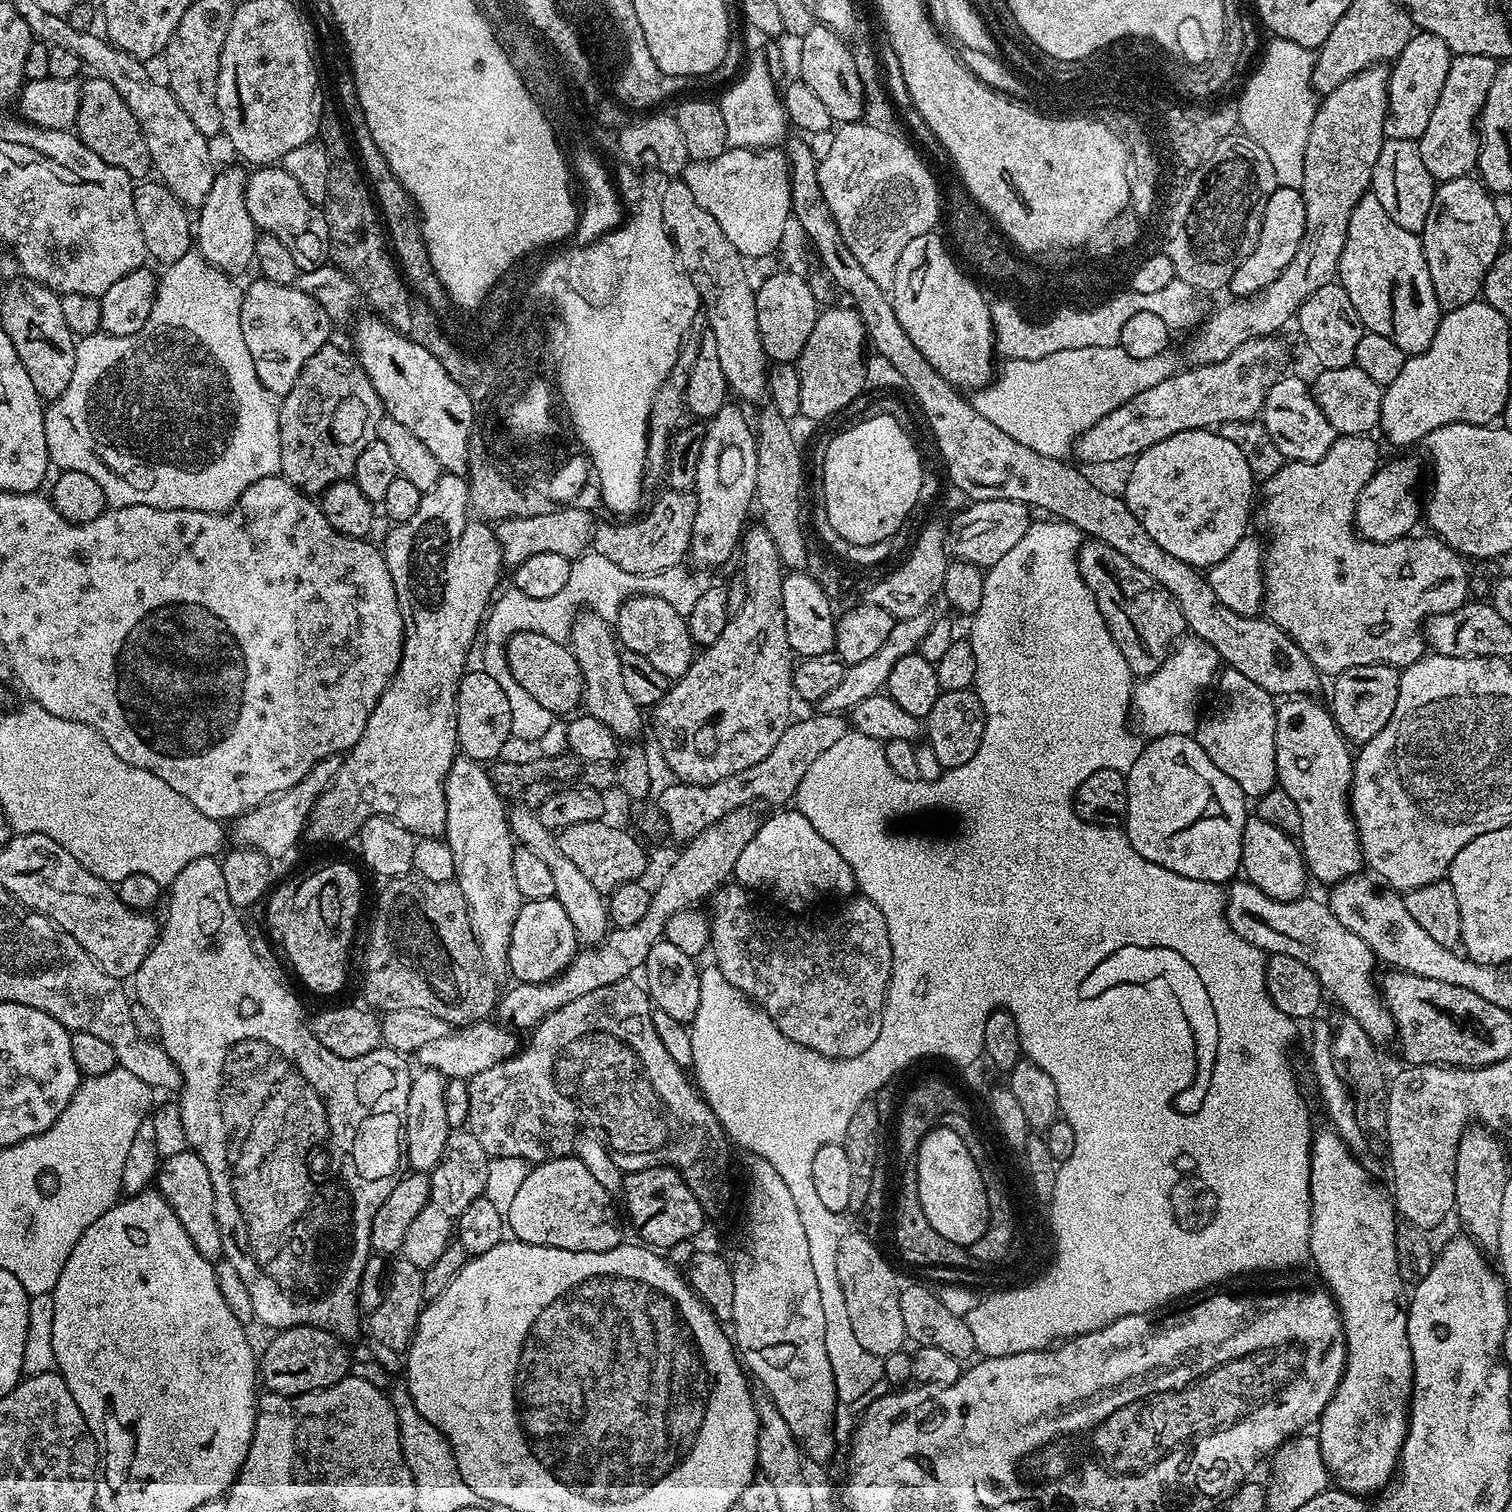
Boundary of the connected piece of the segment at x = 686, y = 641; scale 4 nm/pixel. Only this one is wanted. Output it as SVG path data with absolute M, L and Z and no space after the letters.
M629 596L625 600L620 612L616 615L614 621L614 632L618 637L619 643L625 649L634 654L642 654L642 658L646 658L646 662L650 662L650 666L655 666L662 674L666 674L669 681L675 682L684 676L690 670L694 659L694 645L692 643L692 635L688 629L688 622L685 613L672 604L668 600L663 600L661 596Z

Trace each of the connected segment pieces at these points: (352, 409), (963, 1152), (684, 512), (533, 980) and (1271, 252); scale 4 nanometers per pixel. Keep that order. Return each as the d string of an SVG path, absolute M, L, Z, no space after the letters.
M333 346L318 350L308 359L298 374L294 386L283 393L278 404L280 413L280 472L284 479L305 494L322 494L339 480L349 479L355 473L358 454L376 439L376 427L385 415L378 394L355 359Z
M949 1126L940 1127L933 1127L932 1131L920 1140L920 1145L917 1146L914 1153L916 1193L922 1202L922 1210L930 1222L930 1226L934 1226L934 1230L938 1230L938 1234L942 1234L942 1238L950 1238L950 1242L955 1244L976 1246L988 1234L988 1188L982 1180L982 1172L975 1165L974 1158L967 1150L966 1142Z
M691 491L681 493L678 500L661 498L643 513L637 524L624 522L624 564L622 570L639 576L655 576L667 568L675 568L692 546L692 527L698 511L698 500Z
M555 898L550 900L524 900L521 903L515 920L512 921L512 937L508 947L508 972L516 975L515 978L522 984L545 984L555 980L561 973L567 971L576 957L578 951L578 941L574 922L570 922L570 917L566 915L566 910Z
M1277 186L1274 194L1270 194L1270 202L1266 202L1266 214L1262 218L1262 230L1254 250L1244 259L1242 266L1234 270L1227 291L1236 298L1247 298L1257 295L1270 282L1274 282L1290 266L1290 258L1300 249L1302 234L1306 226L1306 206L1300 196L1299 187L1284 188Z

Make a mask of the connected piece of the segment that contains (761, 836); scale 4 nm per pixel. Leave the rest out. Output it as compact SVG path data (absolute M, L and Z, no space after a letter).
M788 810L773 811L776 813L769 820L765 819L754 838L746 842L746 850L738 854L735 883L757 893L773 892L792 900L812 900L816 892L833 892L839 898L851 897L858 885L846 858L842 858L842 854L814 830L814 826L810 826L799 810L784 811Z

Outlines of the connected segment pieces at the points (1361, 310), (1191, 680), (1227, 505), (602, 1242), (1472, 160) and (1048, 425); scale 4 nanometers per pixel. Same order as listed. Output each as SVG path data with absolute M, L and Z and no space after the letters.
M1365 194L1350 214L1338 282L1346 294L1350 294L1350 302L1354 302L1354 310L1358 310L1358 318L1365 329L1374 334L1382 334L1382 338L1390 338L1390 342L1394 342L1394 346L1398 346L1405 357L1422 354L1434 342L1434 334L1442 319L1442 309L1434 294L1434 282L1430 278L1419 235L1410 230L1402 230L1402 226L1398 226L1398 222L1394 222L1390 214L1382 210L1382 202L1378 202L1374 195Z
M1185 635L1169 651L1160 668L1143 677L1133 687L1130 712L1134 717L1135 727L1148 738L1193 735L1198 727L1196 707L1200 704L1200 695L1211 684L1213 687L1221 668L1222 661L1214 646L1197 636Z
M1195 428L1174 434L1140 453L1131 461L1130 467L1122 499L1130 506L1134 518L1142 522L1146 534L1150 534L1162 550L1174 554L1174 558L1182 558L1182 562L1193 564L1195 568L1208 570L1222 562L1246 536L1244 527L1248 524L1248 511L1254 508L1254 473L1246 462L1243 450L1220 435L1219 431Z
M575 1155L537 1163L524 1177L506 1213L511 1235L524 1244L550 1246L571 1252L606 1252L622 1242L613 1197Z
M1482 54L1452 57L1442 94L1438 94L1438 103L1434 105L1434 114L1430 114L1430 123L1418 141L1422 162L1426 162L1426 170L1430 170L1433 180L1443 182L1467 176L1477 167L1480 159L1478 121L1497 67L1497 61Z
M1118 346L1058 350L1058 354L1037 360L1005 359L1004 369L999 369L992 383L979 389L971 401L982 418L994 422L1014 442L1022 442L1038 454L1064 458L1076 437L1094 422L1171 376L1174 368L1168 365L1168 359L1163 355L1153 360L1132 360Z

